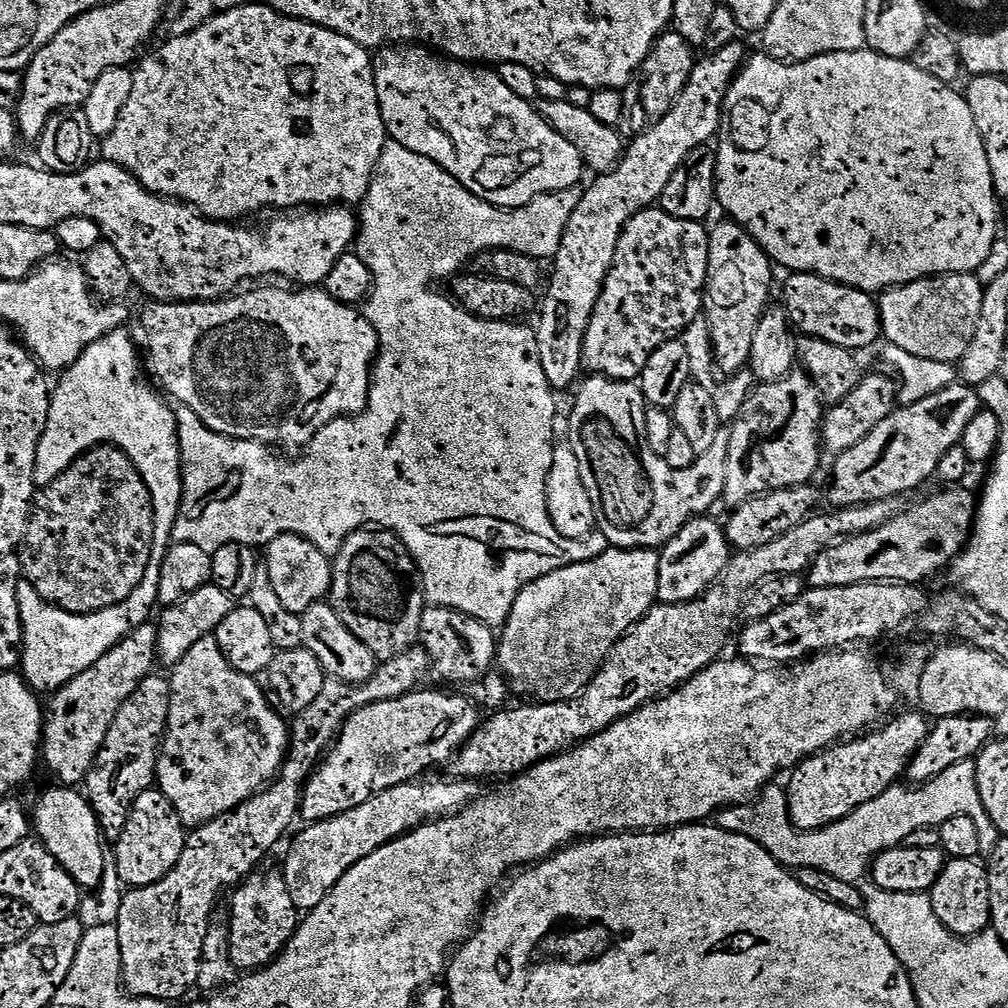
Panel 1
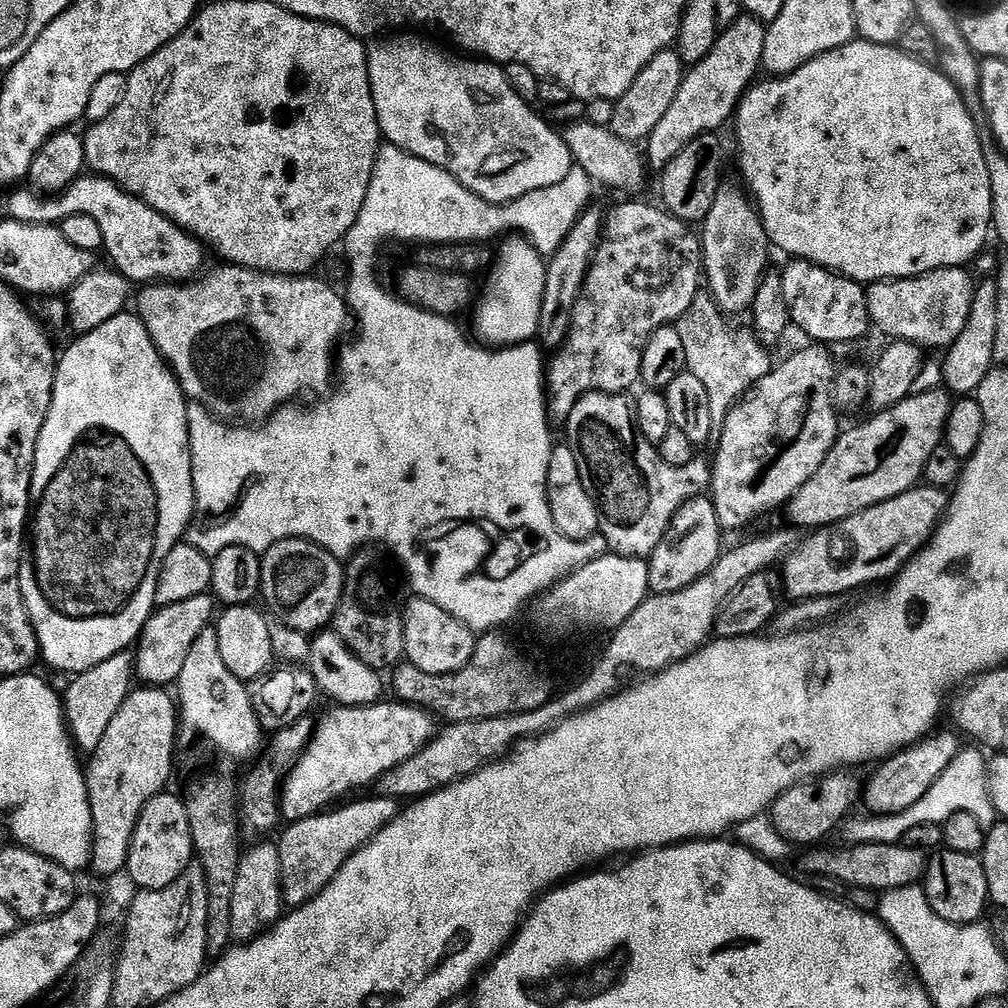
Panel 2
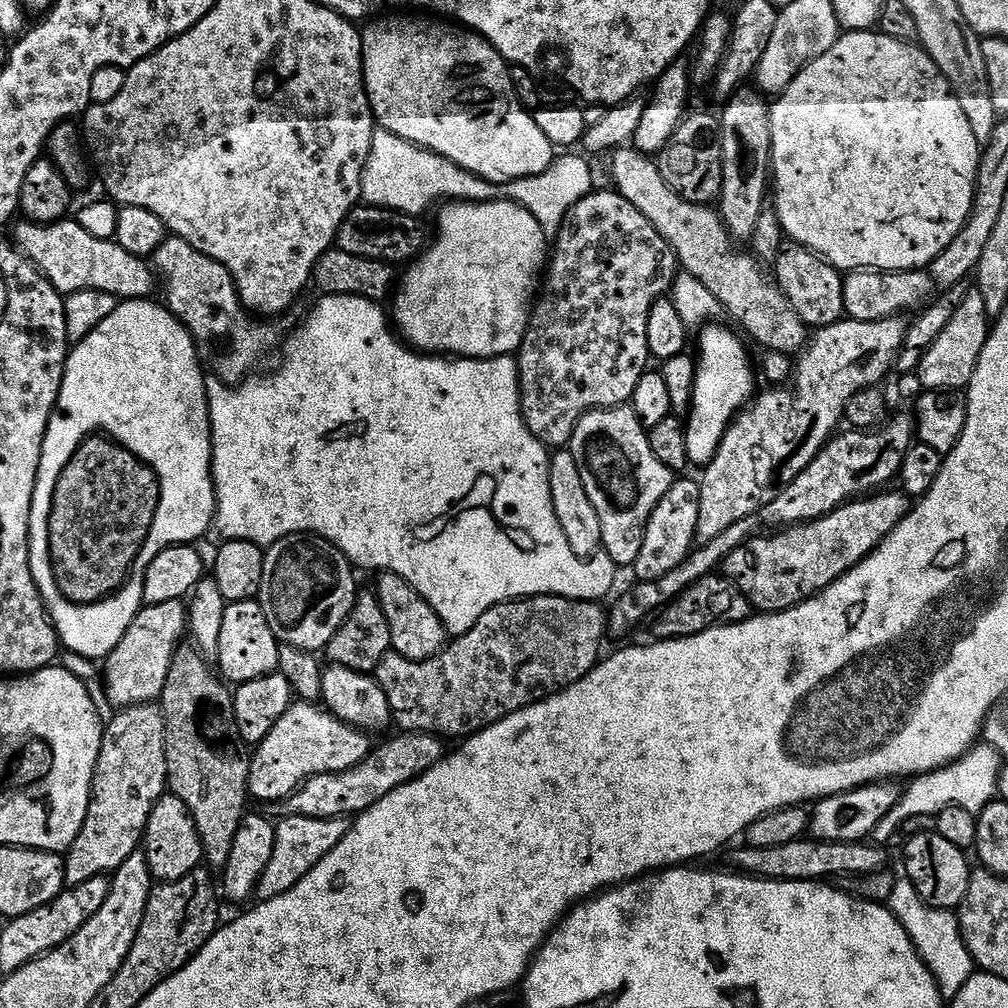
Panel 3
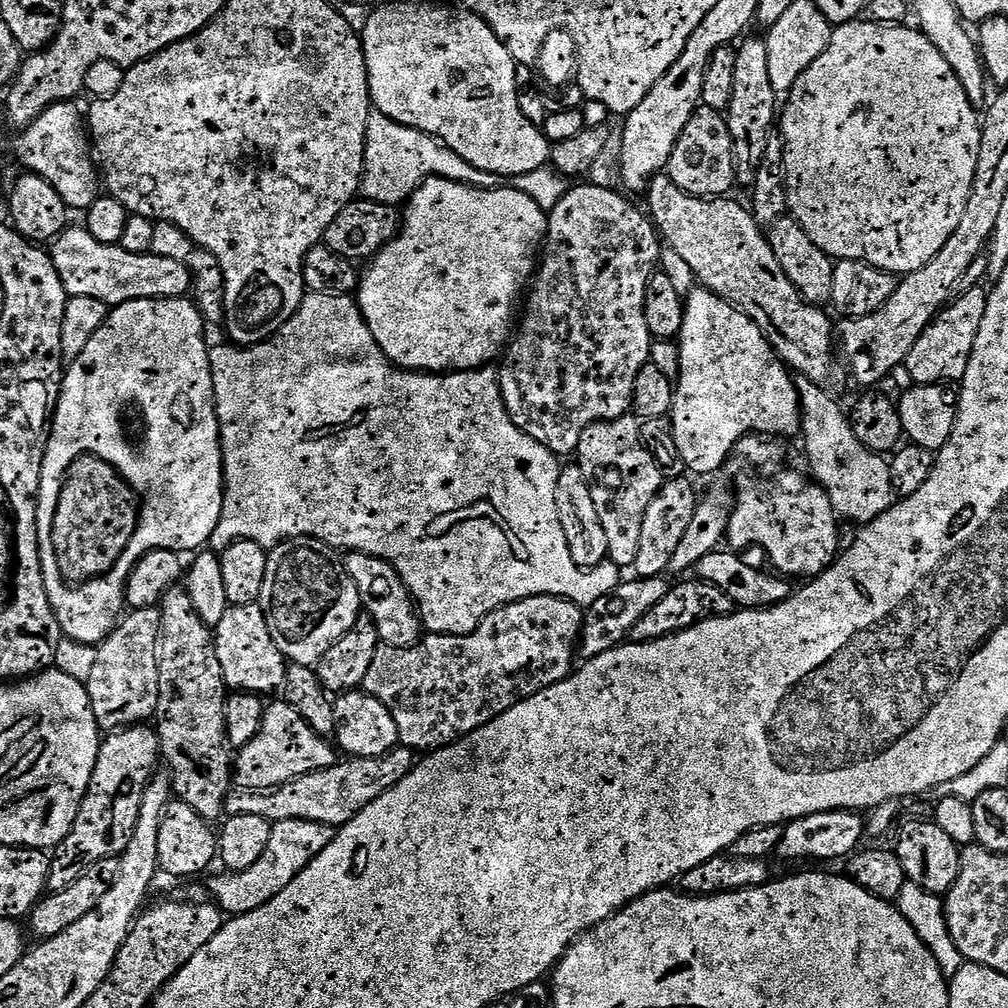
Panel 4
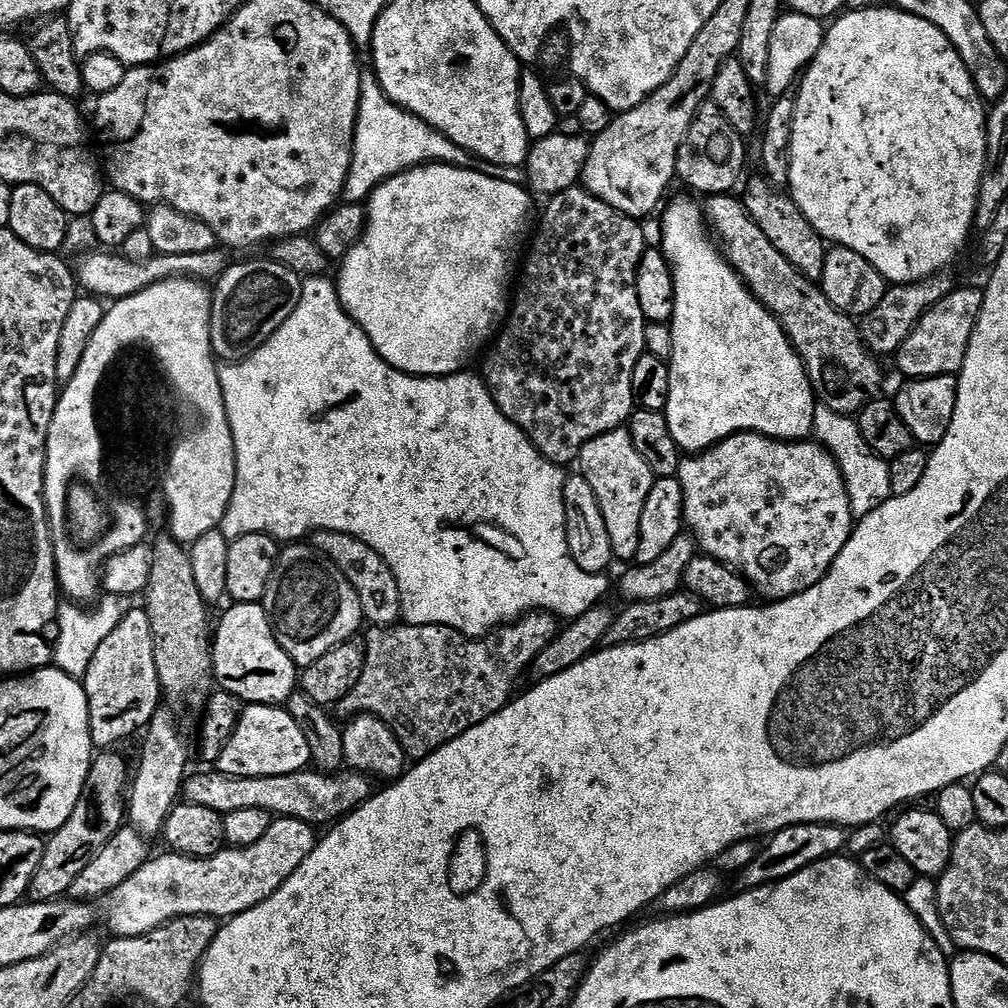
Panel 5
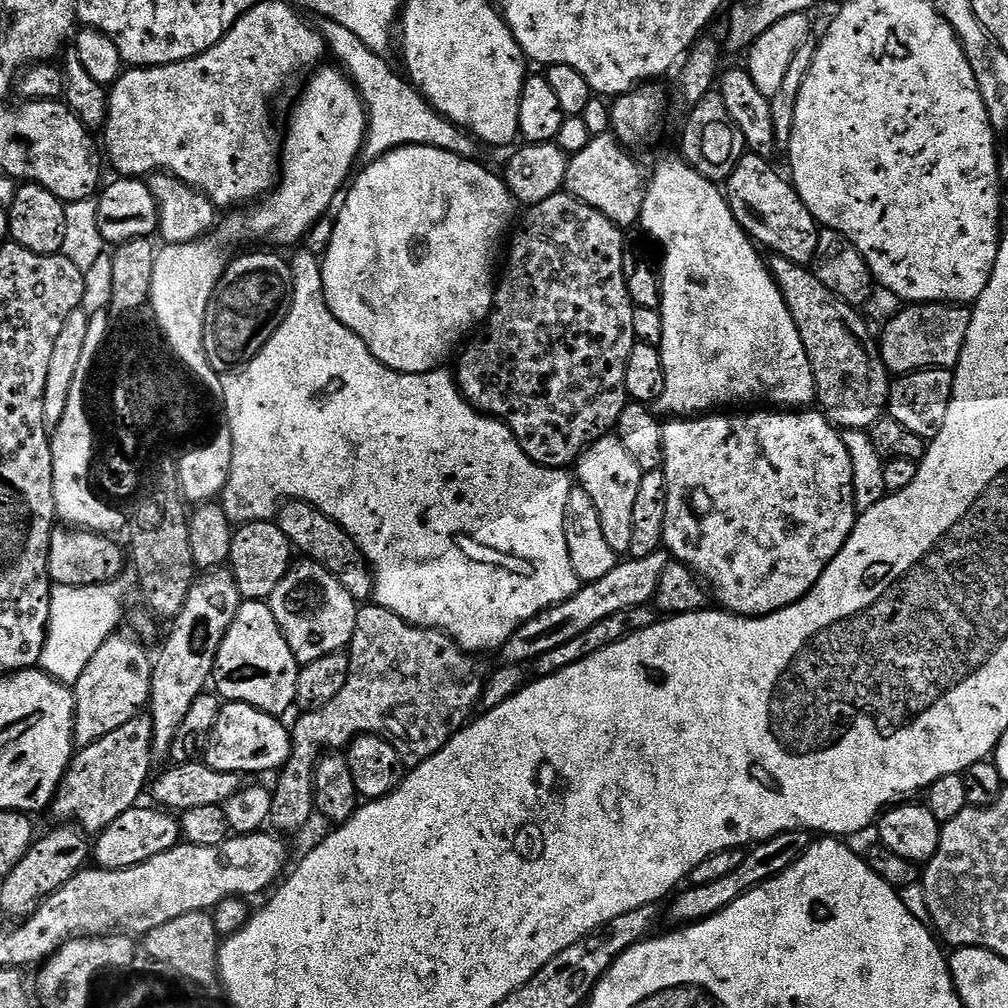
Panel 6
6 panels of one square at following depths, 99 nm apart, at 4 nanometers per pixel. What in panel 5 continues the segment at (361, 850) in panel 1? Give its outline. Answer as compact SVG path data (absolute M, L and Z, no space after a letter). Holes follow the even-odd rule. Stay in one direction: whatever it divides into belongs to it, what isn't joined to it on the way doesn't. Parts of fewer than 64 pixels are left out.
M285 816L273 819L270 830L258 842L245 848L225 847L224 851L214 854L208 860L175 854L160 856L157 860L156 857L150 858L130 878L126 878L126 882L122 882L118 890L107 896L108 909L105 910L104 916L108 919L111 935L118 937L150 934L164 924L183 916L231 918L266 902L266 898L270 898L270 894L279 890L291 878L294 870L298 870L298 866L306 862L306 858L318 843L316 832L317 829L313 825Z

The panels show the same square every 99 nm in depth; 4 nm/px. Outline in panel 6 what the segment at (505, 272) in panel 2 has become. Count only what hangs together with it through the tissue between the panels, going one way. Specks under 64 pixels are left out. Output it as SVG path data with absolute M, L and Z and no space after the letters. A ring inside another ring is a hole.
M408 144L391 149L384 155L365 163L364 169L363 167L359 169L360 177L358 172L347 189L348 197L346 197L347 192L343 197L345 200L340 213L334 216L330 242L320 262L324 300L330 306L334 318L338 318L342 326L358 334L358 338L366 342L370 354L374 354L374 358L378 358L378 362L382 362L390 370L418 374L439 369L443 365L440 363L447 358L448 351L456 343L459 345L465 339L464 332L471 333L477 326L483 325L492 313L492 303L496 293L494 272L492 276L492 251L499 246L500 235L503 234L504 227L512 220L514 201L503 179L497 173L495 176L490 169L475 164L474 161L476 160L462 157L458 153L451 153L450 150L435 148L432 145Z

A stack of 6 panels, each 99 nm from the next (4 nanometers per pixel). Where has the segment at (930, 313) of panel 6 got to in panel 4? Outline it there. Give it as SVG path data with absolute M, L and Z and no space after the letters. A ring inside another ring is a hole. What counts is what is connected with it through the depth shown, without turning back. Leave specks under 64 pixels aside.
M983 287L966 290L959 293L949 303L947 308L942 309L935 318L930 322L930 326L926 326L926 330L922 334L922 338L918 338L918 342L914 342L914 350L910 350L910 354L904 359L903 371L908 371L908 376L913 385L918 384L942 384L951 385L951 380L955 382L963 381L966 374L966 366L970 366L970 354L974 350L974 338L978 338L978 326L982 326L982 317L986 314L986 302L989 293Z

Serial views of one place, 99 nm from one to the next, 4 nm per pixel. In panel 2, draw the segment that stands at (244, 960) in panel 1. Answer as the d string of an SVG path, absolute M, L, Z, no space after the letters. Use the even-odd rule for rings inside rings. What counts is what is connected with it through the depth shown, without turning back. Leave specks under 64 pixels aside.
M279 843L256 844L240 858L238 878L234 881L234 899L230 905L233 933L251 938L268 931L281 916L285 915L284 890L280 887L282 858Z

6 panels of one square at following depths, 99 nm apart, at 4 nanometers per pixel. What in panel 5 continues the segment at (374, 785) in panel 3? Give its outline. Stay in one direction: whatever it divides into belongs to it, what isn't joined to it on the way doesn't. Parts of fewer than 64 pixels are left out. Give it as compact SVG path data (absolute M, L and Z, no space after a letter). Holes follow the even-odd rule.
M219 770L204 771L208 772L200 772L197 776L192 774L185 779L183 799L189 804L206 806L221 814L238 810L266 810L276 818L289 816L313 826L328 826L355 808L362 807L374 795L372 777L355 770L341 770L335 774L305 770L270 778L234 778Z

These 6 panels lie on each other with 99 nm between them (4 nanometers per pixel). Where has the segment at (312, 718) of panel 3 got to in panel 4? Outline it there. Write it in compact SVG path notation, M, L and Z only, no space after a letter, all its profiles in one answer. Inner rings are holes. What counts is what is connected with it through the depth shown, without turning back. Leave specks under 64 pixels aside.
M276 698L273 704L265 707L264 721L254 738L235 753L234 780L242 788L277 788L294 778L305 776L307 772L317 772L337 762L337 749L309 726L294 706Z

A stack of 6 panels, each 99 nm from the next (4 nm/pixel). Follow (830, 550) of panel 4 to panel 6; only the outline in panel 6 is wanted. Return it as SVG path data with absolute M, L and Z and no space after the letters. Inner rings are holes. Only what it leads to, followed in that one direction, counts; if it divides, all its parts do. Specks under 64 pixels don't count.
M764 410L749 416L720 416L724 414L701 414L695 418L672 418L662 430L662 471L666 482L664 503L663 547L673 561L685 564L691 572L710 589L710 596L717 600L721 609L734 616L768 616L796 604L822 578L826 566L840 553L856 525L858 511L855 504L854 469L850 453L846 450L842 432L823 411L812 410Z

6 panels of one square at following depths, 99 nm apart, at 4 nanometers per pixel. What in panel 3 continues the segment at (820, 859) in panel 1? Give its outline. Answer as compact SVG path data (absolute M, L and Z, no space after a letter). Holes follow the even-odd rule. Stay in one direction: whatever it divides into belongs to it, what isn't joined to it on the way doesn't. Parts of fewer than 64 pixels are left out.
M980 742L968 749L965 756L959 756L953 764L927 772L925 776L915 777L909 788L903 789L899 802L878 822L874 833L875 839L888 840L907 820L916 820L919 816L935 818L947 808L961 808L971 812L981 812L992 800L997 799L1000 791L1000 770L1002 758L994 746Z

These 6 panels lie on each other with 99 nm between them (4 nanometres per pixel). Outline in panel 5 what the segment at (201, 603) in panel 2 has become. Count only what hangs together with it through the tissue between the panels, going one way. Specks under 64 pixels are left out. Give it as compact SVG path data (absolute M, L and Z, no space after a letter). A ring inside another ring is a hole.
M143 607L125 611L124 620L118 622L114 634L98 646L90 670L82 677L84 693L88 699L90 734L93 745L100 750L112 750L127 736L147 729L157 708L162 704L160 679L154 666L154 638L150 618Z

